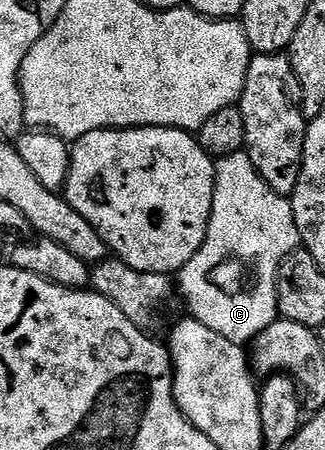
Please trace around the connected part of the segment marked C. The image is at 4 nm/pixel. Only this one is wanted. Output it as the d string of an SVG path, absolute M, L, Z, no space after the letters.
M245 150L217 160L214 165L212 213L202 248L176 275L176 287L181 298L182 295L186 298L186 307L190 310L187 311L189 318L208 325L212 333L220 333L220 337L228 337L228 341L239 345L249 344L280 317L278 270L285 259L292 252L299 250L299 247L298 226L294 220L290 199L276 193L267 185L264 177L260 177L256 165L252 165L250 156Z

